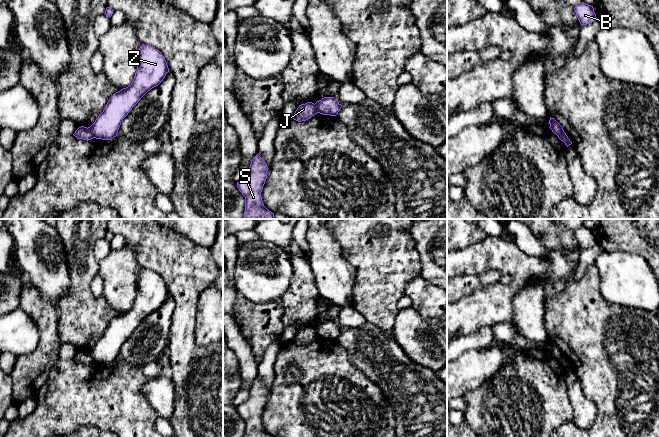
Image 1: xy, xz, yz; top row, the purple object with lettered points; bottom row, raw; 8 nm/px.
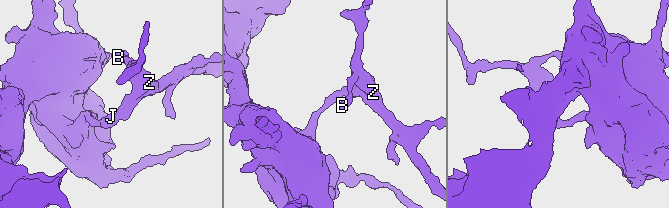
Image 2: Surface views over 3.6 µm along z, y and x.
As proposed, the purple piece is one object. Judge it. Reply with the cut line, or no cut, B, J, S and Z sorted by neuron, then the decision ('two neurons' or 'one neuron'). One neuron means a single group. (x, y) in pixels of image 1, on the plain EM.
cut in xy along (88, 351), (94, 361); B Z / J S; two neurons

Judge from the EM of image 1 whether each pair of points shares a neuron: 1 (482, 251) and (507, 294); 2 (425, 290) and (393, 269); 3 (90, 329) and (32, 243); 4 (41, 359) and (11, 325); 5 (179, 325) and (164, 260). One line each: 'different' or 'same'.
1: same
2: different
3: different
4: different
5: same

